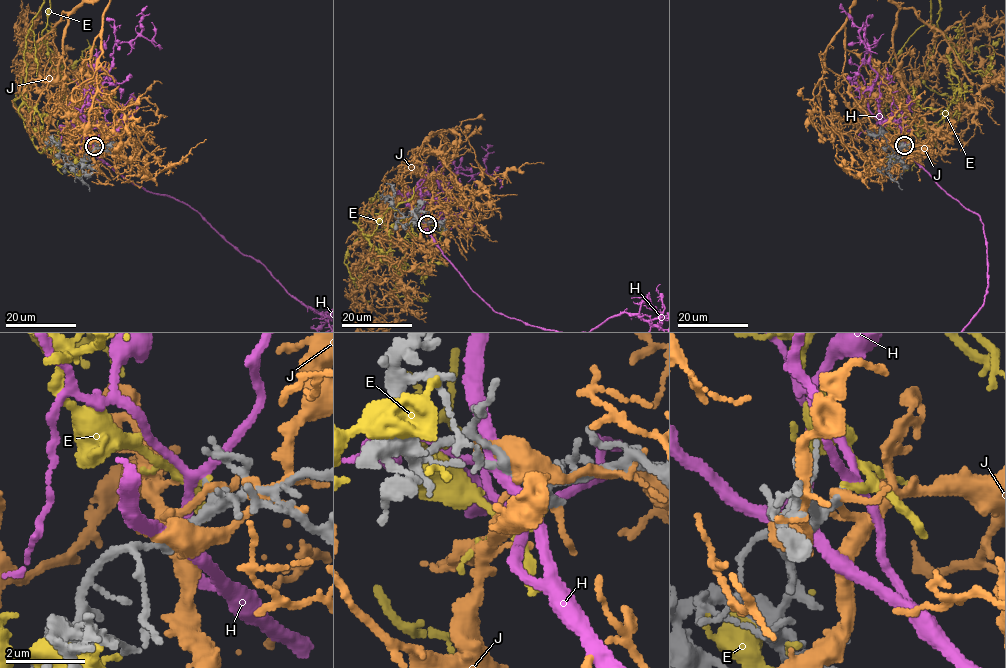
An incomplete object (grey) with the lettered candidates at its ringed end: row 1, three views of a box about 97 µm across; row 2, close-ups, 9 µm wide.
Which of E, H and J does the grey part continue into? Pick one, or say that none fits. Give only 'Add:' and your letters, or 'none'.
Add: none

